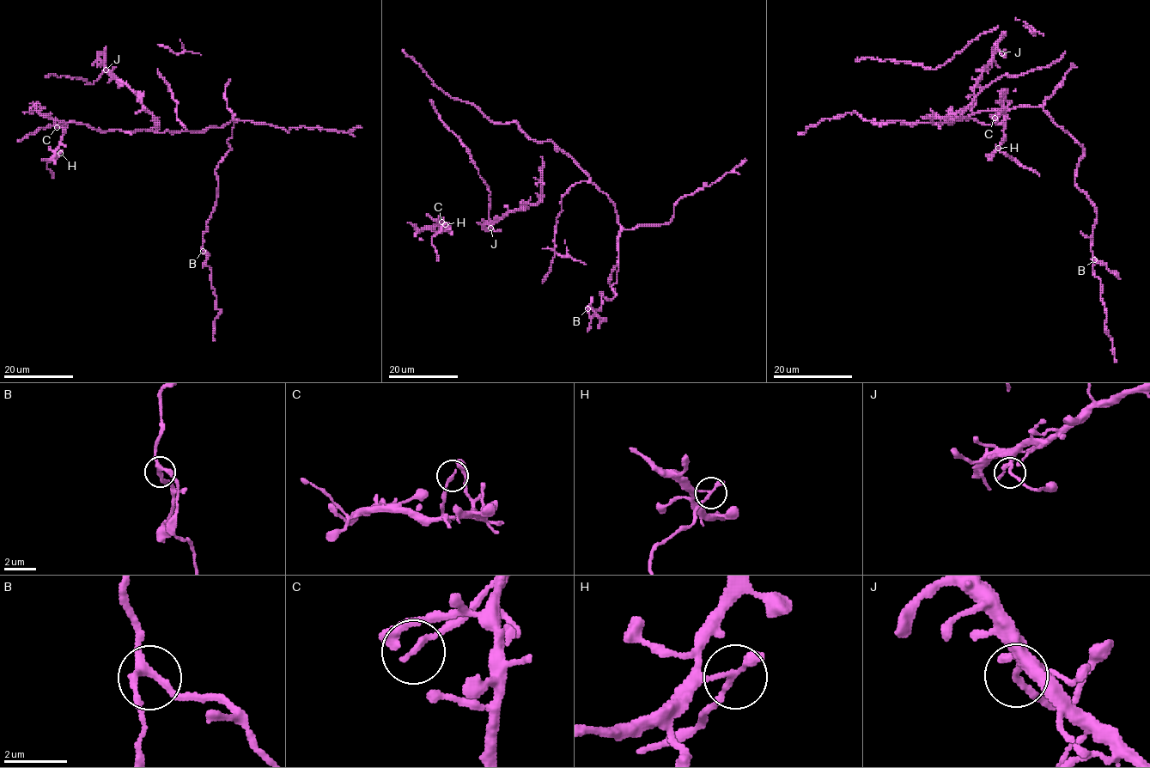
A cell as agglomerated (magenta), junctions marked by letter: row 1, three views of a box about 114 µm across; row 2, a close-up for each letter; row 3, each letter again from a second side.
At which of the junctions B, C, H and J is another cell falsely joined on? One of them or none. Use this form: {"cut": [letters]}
{"cut": ["H"]}

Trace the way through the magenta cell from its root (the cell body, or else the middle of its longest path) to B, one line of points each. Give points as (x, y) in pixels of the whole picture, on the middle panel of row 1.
B: (583, 170), (614, 204), (621, 227), (616, 295), (608, 300), (602, 292), (600, 308), (587, 308)

